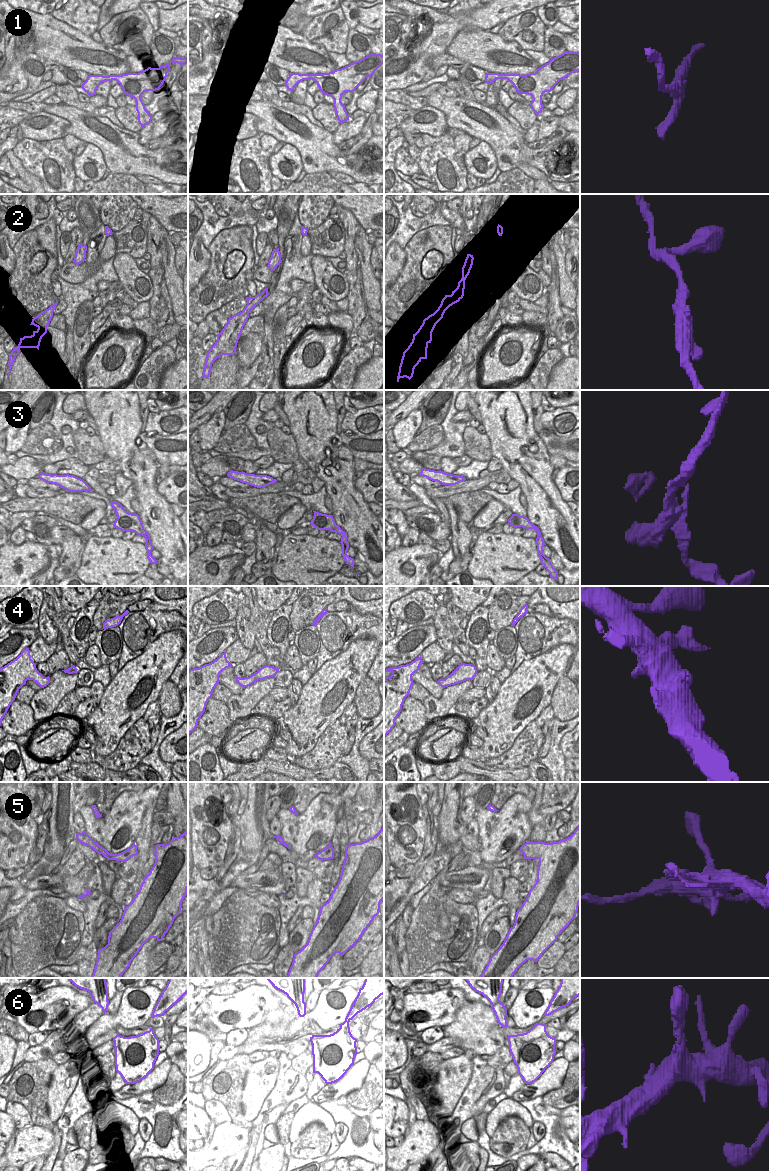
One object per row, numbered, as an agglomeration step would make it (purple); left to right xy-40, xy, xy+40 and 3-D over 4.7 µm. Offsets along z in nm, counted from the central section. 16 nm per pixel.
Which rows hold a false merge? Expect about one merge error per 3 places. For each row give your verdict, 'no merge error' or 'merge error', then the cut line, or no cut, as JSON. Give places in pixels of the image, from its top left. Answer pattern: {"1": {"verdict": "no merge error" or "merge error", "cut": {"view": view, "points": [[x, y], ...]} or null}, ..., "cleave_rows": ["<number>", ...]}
{"1": {"verdict": "no merge error", "cut": null}, "2": {"verdict": "no merge error", "cut": null}, "3": {"verdict": "merge error", "cut": {"view": "xy-40", "points": [[149, 536], [146, 542]]}}, "4": {"verdict": "no merge error", "cut": null}, "5": {"verdict": "merge error", "cut": {"view": "xy", "points": [[323, 849], [330, 858]]}}, "6": {"verdict": "no merge error", "cut": null}, "cleave_rows": ["3", "5"]}

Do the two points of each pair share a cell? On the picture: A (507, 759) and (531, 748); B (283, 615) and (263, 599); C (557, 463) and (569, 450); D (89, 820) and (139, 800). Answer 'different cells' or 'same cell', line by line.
A: same cell
B: different cells
C: different cells
D: same cell

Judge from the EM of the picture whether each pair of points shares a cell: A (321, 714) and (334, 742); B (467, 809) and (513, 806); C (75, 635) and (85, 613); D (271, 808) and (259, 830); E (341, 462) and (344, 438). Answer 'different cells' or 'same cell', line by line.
A: different cells
B: different cells
C: same cell
D: different cells
E: different cells

